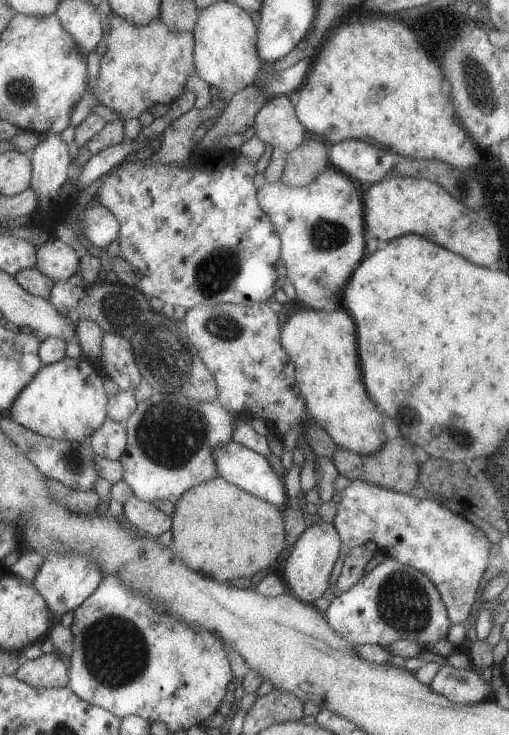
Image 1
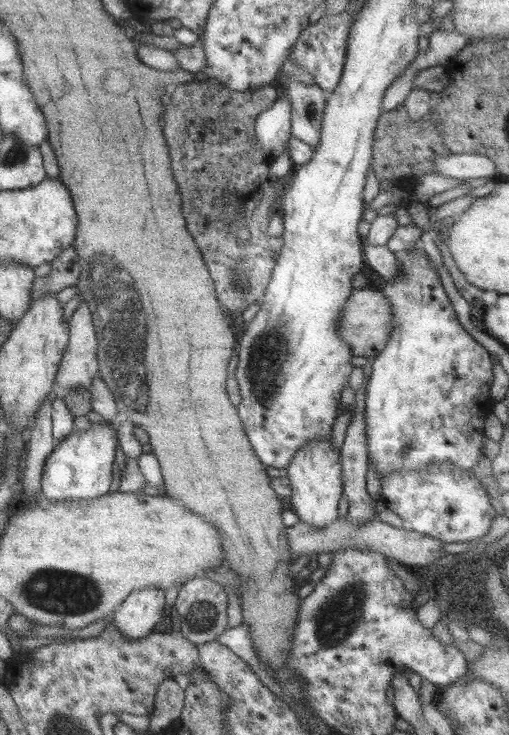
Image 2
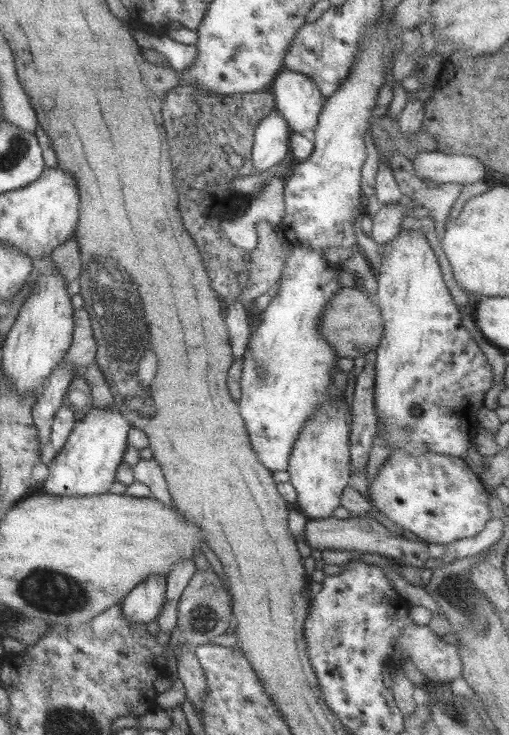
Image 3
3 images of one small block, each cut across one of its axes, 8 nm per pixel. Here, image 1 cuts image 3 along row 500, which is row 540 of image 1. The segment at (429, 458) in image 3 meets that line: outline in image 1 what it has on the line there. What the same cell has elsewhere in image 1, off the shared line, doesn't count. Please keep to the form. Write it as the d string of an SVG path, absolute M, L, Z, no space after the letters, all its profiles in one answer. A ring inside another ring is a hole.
M352 480L349 487L341 491L341 500L332 525L337 531L340 543L351 547L363 546L365 542L375 542L378 551L388 558L399 561L420 570L439 591L444 602L450 624L466 623L472 612L471 604L476 602L480 580L488 565L490 542L481 529L467 521L461 514L453 514L431 498L419 498L417 495L398 493L369 483Z

